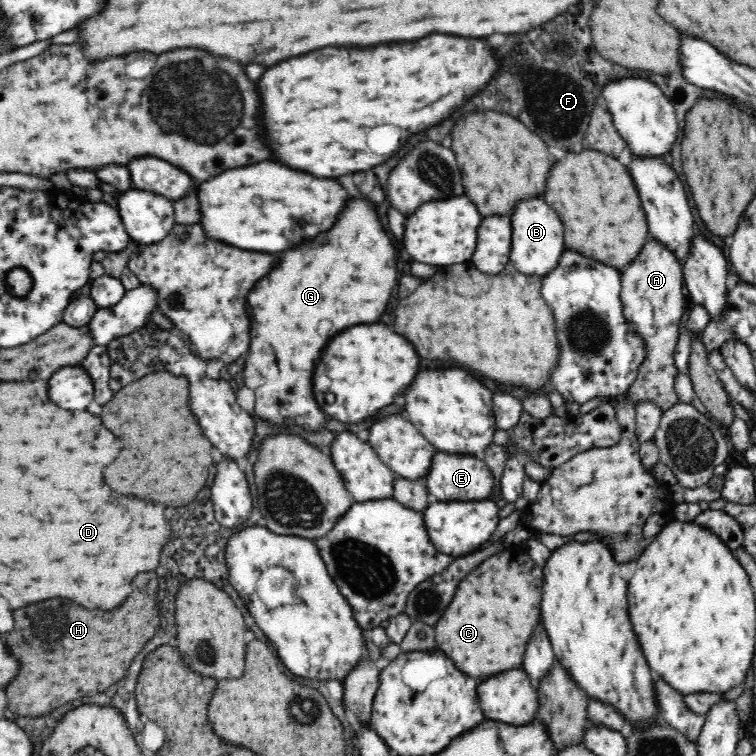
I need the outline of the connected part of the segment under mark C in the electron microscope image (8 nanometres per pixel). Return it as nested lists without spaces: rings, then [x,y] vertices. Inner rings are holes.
[[[503,550],[489,556],[475,568],[472,576],[464,580],[464,584],[458,586],[452,604],[444,612],[442,620],[436,622],[436,648],[442,650],[456,664],[456,668],[460,668],[460,672],[478,680],[488,680],[500,672],[522,668],[526,646],[540,622],[543,585],[543,567],[530,555]]]

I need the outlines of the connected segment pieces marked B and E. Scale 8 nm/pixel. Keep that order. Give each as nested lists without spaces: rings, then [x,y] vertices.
[[[542,198],[538,200],[524,200],[516,212],[512,214],[512,247],[510,250],[509,262],[514,263],[514,268],[520,274],[525,274],[526,276],[539,276],[541,279],[544,276],[548,276],[550,272],[554,272],[558,268],[558,262],[564,254],[565,240],[564,240],[564,228],[562,228],[562,222],[560,218],[556,216],[556,212],[544,204]]]
[[[436,454],[432,462],[432,470],[428,474],[426,486],[432,502],[444,501],[488,501],[496,498],[496,479],[488,464],[483,459],[467,456],[450,456],[450,454]]]

